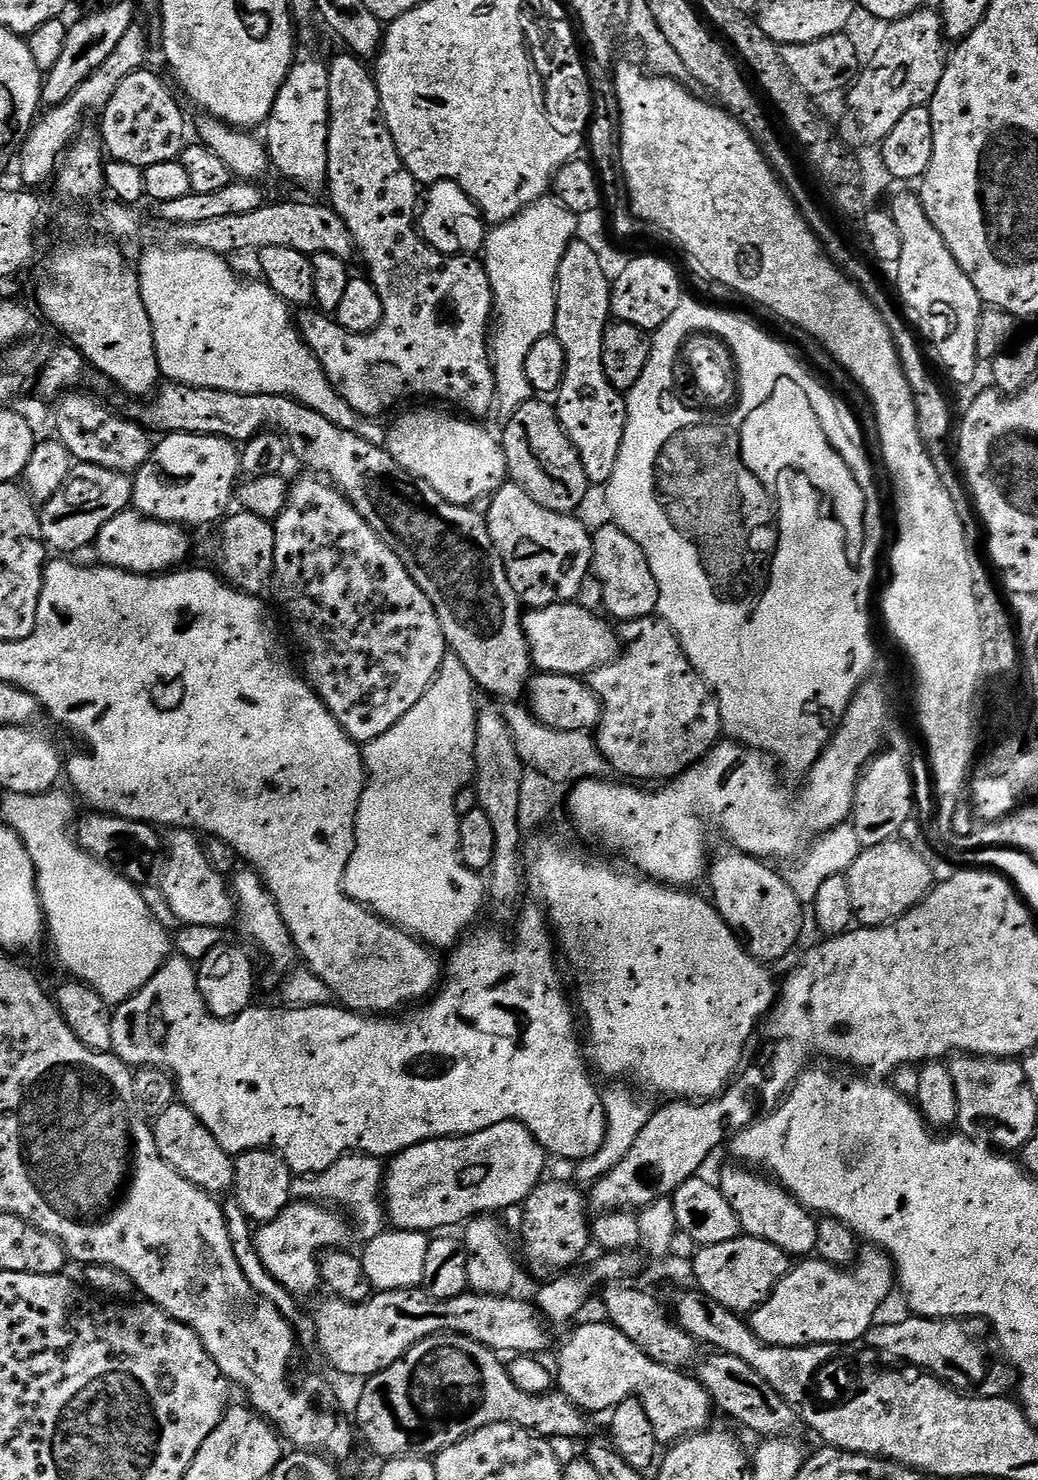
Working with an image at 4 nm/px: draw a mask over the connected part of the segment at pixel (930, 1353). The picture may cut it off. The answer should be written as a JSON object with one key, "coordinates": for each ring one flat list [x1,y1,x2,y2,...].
{"coordinates":[[909,1315,909,1320,896,1320,893,1324,877,1322,868,1331,866,1344,869,1349,889,1352,927,1375,943,1380,957,1390,968,1390,980,1380,981,1397,1011,1397,1018,1384,1015,1371,1003,1359,991,1364,984,1360,984,1348,975,1340,975,1323,954,1320,928,1320,925,1316]]}

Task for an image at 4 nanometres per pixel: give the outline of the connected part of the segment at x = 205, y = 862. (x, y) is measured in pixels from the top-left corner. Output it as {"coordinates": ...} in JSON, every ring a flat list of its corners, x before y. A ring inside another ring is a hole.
{"coordinates":[[174,828,167,835,166,859,162,864,164,877,160,880,160,888,164,891,164,900,168,903,169,910,181,920,181,925,223,929,224,876,204,853,204,848,200,845,201,837,188,828]]}

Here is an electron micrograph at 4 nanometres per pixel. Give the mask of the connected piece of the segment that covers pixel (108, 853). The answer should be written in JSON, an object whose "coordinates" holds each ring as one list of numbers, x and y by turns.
{"coordinates":[[103,814,88,815,85,815,74,828,74,835,80,847,86,849,94,859,112,865,121,876,125,876,133,884,144,886,151,878,152,871,155,868,157,871,162,860,162,836,156,833,159,831,151,824,141,824,139,820]]}

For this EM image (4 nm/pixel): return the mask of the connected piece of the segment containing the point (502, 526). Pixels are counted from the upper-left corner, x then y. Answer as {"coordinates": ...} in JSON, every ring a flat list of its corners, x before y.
{"coordinates":[[505,482,490,497,487,504,488,533,502,558,504,569,510,578,510,586,521,605,525,609,531,610,575,601,579,597,576,595,579,594,584,579,587,576,589,579,592,572,593,533,590,528,588,532,587,526,582,521,575,520,577,518,575,515,551,512,538,506,538,502,534,502,534,498,530,498,530,494,526,494,526,490,522,490,522,486,511,482]]}

